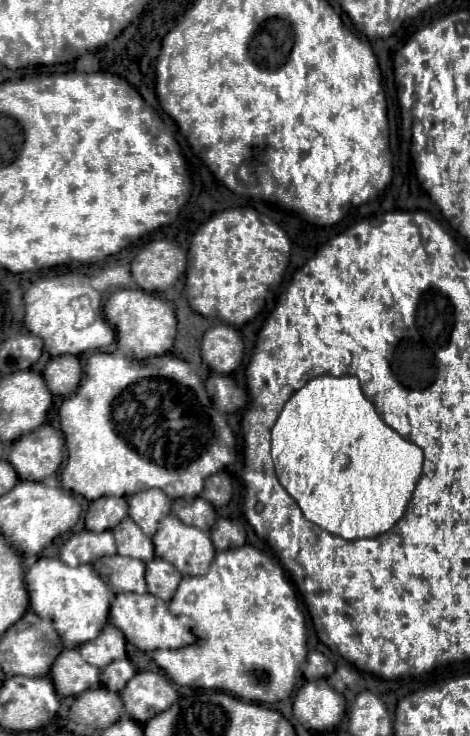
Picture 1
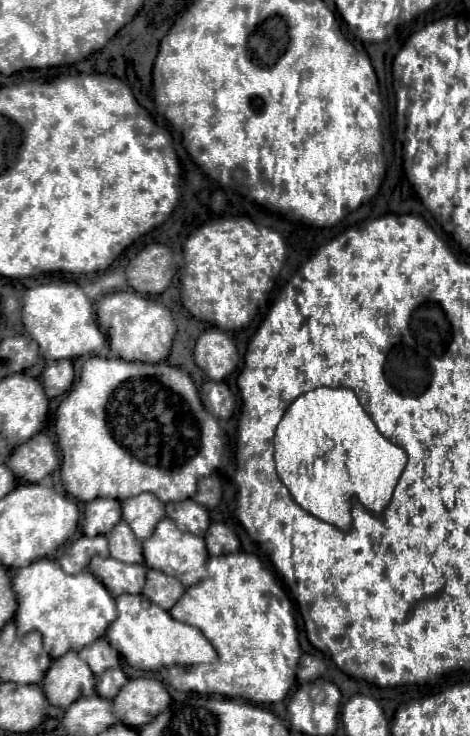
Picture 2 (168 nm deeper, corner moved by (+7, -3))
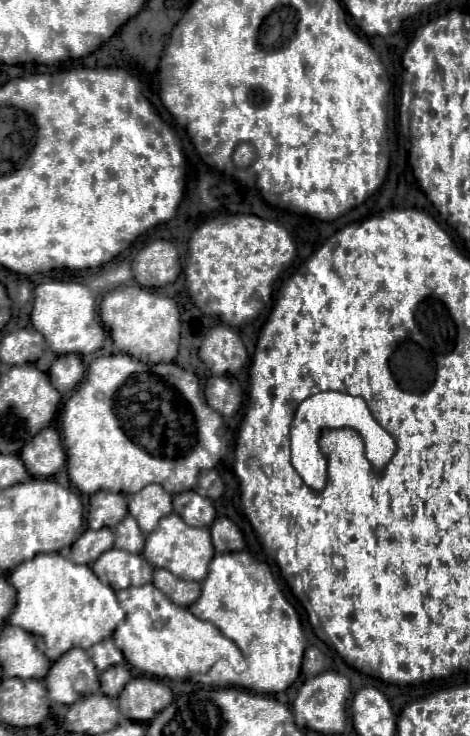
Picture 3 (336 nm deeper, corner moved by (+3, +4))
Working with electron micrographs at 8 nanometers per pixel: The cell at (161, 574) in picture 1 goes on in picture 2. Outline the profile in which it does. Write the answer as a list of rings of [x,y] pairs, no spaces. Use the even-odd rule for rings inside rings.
[[[150,569],[146,575],[146,585],[144,585],[144,595],[158,603],[162,609],[170,609],[174,607],[174,603],[182,597],[182,593],[186,591],[186,587],[182,583],[178,583],[178,579],[162,573],[162,571],[154,571]]]

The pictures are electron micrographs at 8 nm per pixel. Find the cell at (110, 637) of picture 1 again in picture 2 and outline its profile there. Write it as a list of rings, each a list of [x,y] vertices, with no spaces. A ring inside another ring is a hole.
[[[100,637],[92,645],[84,647],[78,655],[80,655],[82,661],[86,661],[90,665],[90,669],[94,671],[94,675],[100,675],[102,671],[118,665],[118,661],[120,661],[118,651],[114,651],[104,637]]]

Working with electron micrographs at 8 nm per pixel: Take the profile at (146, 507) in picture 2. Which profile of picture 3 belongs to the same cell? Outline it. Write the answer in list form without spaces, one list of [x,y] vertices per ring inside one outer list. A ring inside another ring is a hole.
[[[148,484],[128,498],[128,512],[138,520],[140,530],[148,534],[158,526],[160,518],[172,512],[172,494],[160,484]]]

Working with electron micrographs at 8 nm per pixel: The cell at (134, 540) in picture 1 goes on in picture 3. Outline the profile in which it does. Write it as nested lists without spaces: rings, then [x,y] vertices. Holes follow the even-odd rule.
[[[126,516],[116,528],[114,528],[114,534],[116,534],[116,542],[114,546],[116,548],[122,548],[126,552],[142,552],[144,548],[144,532],[138,528],[136,520],[132,516]]]

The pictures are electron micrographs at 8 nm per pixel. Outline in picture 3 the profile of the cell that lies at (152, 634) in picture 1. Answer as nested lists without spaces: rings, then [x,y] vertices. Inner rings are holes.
[[[152,584],[124,588],[122,592],[118,592],[118,602],[126,610],[126,620],[116,628],[112,638],[134,668],[158,678],[172,680],[182,680],[190,674],[208,672],[212,664],[218,662],[232,664],[236,672],[246,670],[246,662],[232,640],[222,636],[222,632],[218,632],[214,624],[196,618],[188,608],[176,606]]]

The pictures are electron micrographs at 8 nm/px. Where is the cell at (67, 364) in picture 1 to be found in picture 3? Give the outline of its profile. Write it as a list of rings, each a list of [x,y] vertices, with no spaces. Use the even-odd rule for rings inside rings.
[[[64,354],[54,360],[50,366],[50,382],[60,394],[66,394],[74,390],[74,386],[82,380],[84,376],[84,366],[82,360],[76,354]]]

